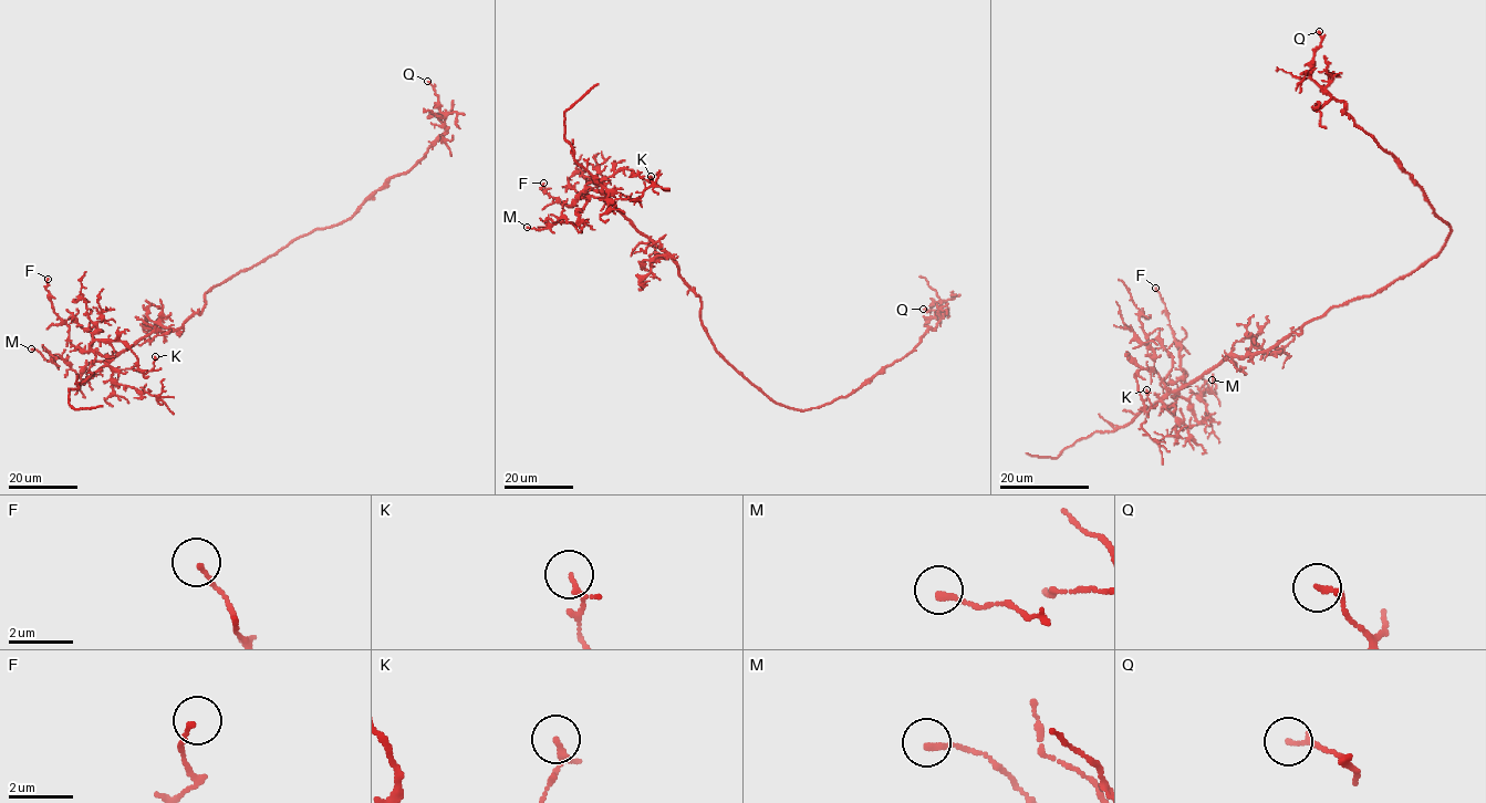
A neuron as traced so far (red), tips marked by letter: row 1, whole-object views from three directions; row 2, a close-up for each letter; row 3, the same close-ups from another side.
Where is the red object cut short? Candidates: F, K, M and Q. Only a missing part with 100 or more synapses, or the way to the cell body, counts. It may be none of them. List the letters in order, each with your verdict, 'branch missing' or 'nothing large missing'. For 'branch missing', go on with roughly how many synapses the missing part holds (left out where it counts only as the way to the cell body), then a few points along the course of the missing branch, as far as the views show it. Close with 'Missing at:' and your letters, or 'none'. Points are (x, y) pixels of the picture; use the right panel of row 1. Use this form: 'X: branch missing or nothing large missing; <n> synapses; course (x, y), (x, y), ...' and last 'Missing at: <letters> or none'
F: nothing large missing
K: nothing large missing
M: nothing large missing
Q: nothing large missing
Missing at: none

